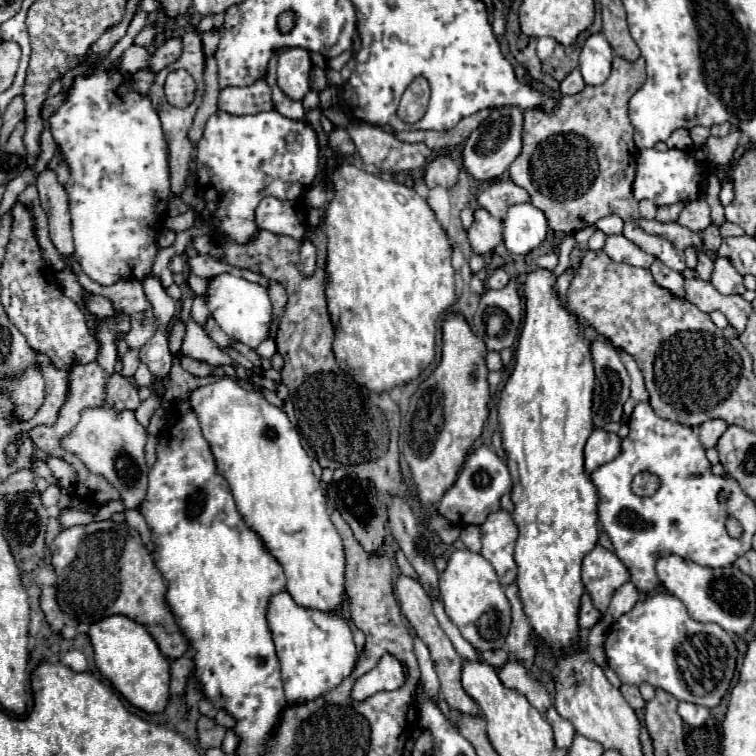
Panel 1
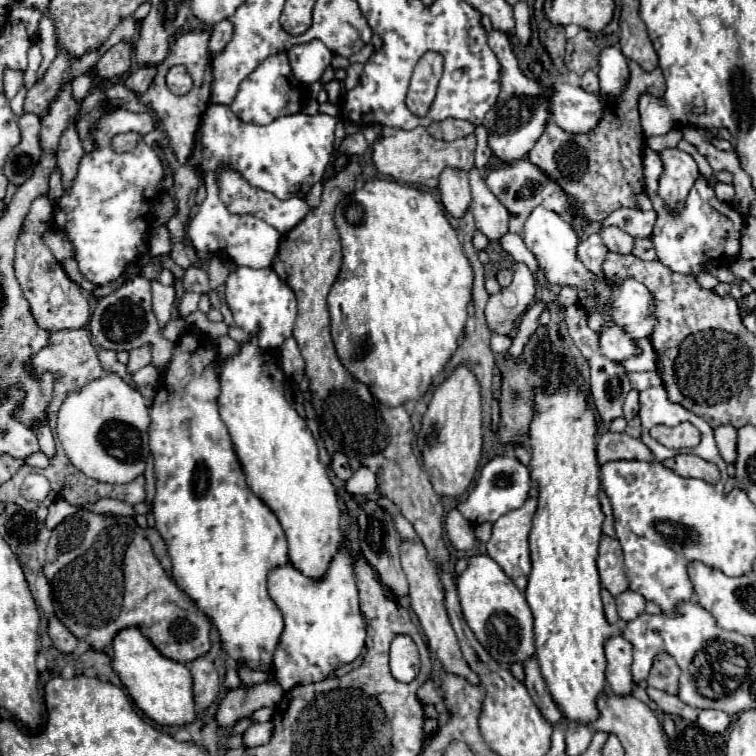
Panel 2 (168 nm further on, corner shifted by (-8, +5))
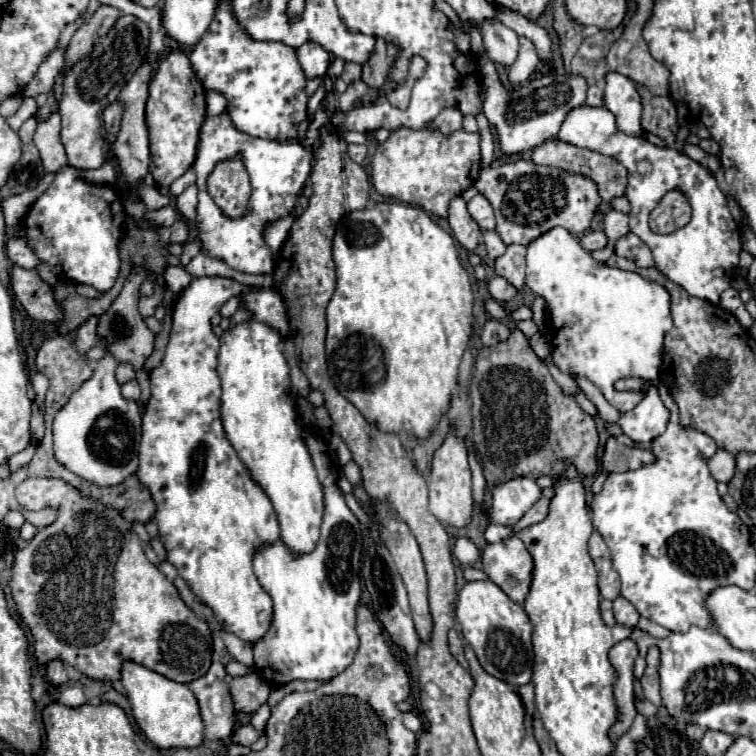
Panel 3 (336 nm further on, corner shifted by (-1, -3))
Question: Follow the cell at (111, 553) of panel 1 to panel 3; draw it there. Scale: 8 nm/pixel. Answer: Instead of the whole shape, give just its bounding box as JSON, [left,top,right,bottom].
[9,478,213,684]

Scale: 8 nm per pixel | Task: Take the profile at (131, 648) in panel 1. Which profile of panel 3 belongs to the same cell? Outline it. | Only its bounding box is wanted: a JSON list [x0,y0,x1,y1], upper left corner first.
[121,662,203,748]

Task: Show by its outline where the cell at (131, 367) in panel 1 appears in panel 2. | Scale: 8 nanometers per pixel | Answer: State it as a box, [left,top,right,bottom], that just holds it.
[126,344,152,374]

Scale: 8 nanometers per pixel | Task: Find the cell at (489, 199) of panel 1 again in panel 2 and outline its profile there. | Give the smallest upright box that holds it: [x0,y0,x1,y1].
[486,158,568,234]

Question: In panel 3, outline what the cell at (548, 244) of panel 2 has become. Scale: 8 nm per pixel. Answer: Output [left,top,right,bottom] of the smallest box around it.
[525,228,671,412]

